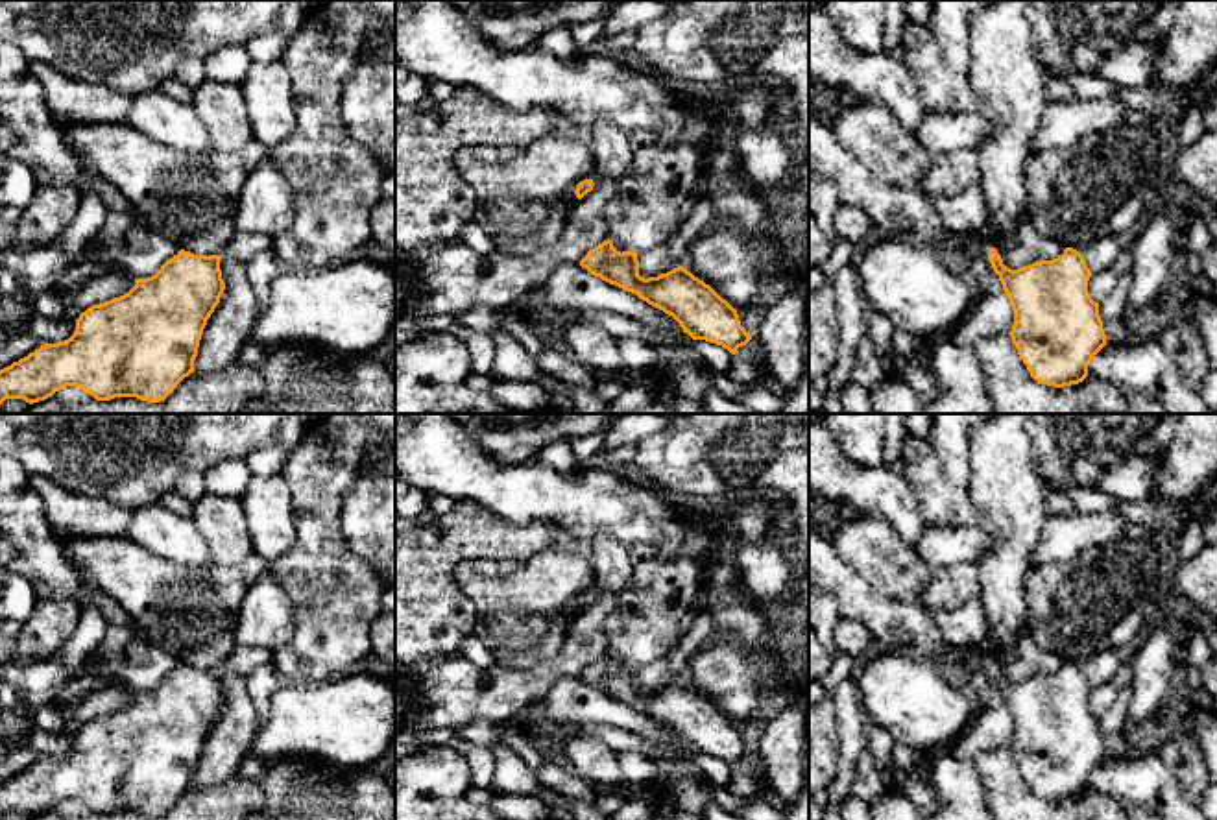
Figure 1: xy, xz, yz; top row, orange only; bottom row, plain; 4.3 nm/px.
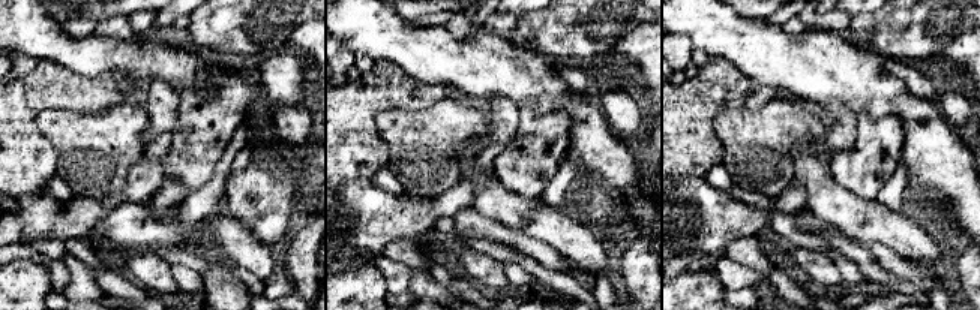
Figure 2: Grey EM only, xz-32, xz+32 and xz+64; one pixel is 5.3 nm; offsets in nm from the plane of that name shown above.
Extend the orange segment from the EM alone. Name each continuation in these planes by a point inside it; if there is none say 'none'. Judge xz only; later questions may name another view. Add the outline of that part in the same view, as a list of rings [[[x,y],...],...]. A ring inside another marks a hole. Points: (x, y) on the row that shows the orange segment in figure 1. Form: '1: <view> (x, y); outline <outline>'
1: xz (612, 150); outline [[[598,120],[591,131],[591,150],[596,164],[591,175],[593,183],[602,183],[606,179],[619,183],[632,164],[630,133],[606,120]]]

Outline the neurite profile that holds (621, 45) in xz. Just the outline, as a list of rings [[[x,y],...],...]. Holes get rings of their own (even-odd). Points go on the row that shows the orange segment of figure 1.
[[[602,31],[596,39],[596,48],[608,54],[630,57],[635,41],[637,41],[637,31],[622,31],[619,35],[606,35]]]

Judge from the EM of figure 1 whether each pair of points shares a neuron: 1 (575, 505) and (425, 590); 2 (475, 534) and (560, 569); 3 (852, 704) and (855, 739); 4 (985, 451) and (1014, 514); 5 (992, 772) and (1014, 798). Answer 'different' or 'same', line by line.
1: different
2: different
3: same
4: same
5: same

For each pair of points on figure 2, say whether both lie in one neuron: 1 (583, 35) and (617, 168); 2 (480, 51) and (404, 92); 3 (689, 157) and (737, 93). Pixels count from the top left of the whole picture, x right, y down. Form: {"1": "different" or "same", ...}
{"1": "different", "2": "different", "3": "same"}

